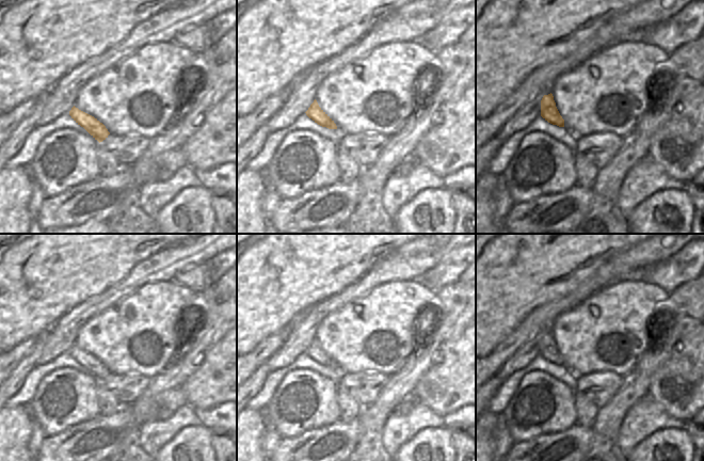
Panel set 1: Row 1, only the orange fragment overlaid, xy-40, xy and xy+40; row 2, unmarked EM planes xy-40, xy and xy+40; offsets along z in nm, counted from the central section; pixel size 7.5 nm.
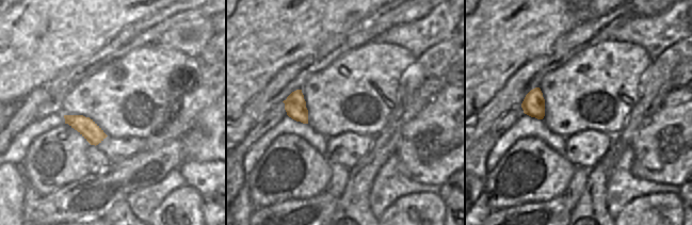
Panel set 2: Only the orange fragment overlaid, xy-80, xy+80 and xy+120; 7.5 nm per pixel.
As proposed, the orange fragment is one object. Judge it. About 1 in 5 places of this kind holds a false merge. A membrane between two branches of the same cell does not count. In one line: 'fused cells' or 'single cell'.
single cell

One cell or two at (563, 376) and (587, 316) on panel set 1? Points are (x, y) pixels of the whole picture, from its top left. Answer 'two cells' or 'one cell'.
two cells

